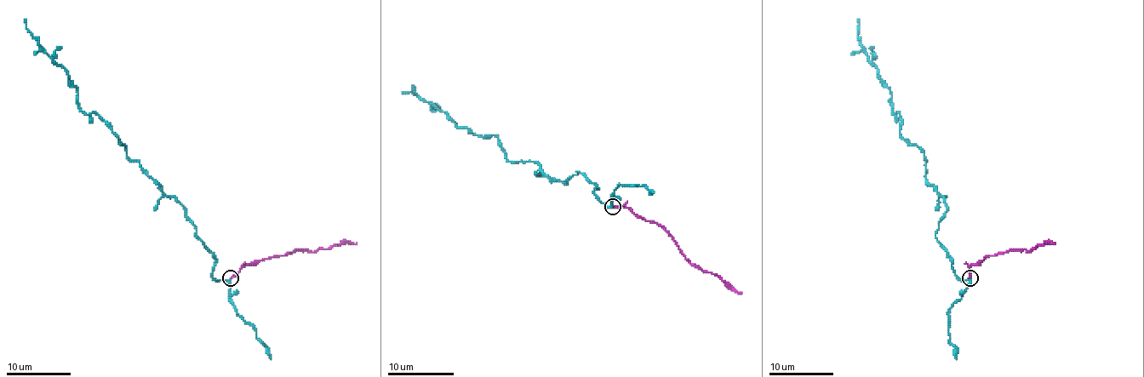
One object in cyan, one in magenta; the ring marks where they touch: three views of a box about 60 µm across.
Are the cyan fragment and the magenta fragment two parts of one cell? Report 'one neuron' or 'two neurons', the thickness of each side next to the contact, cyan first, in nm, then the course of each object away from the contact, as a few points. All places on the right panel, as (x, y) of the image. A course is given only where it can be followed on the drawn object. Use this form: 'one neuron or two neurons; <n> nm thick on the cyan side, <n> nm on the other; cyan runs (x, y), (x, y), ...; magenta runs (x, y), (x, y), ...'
two neurons; 260 nm thick on the cyan side, 240 nm on the other; cyan runs (969, 278), (935, 236), (945, 200), (925, 179), (925, 157), (901, 135), (857, 19); magenta runs (969, 278), (969, 268), (986, 257), (1009, 250), (1029, 252), (1054, 242)

